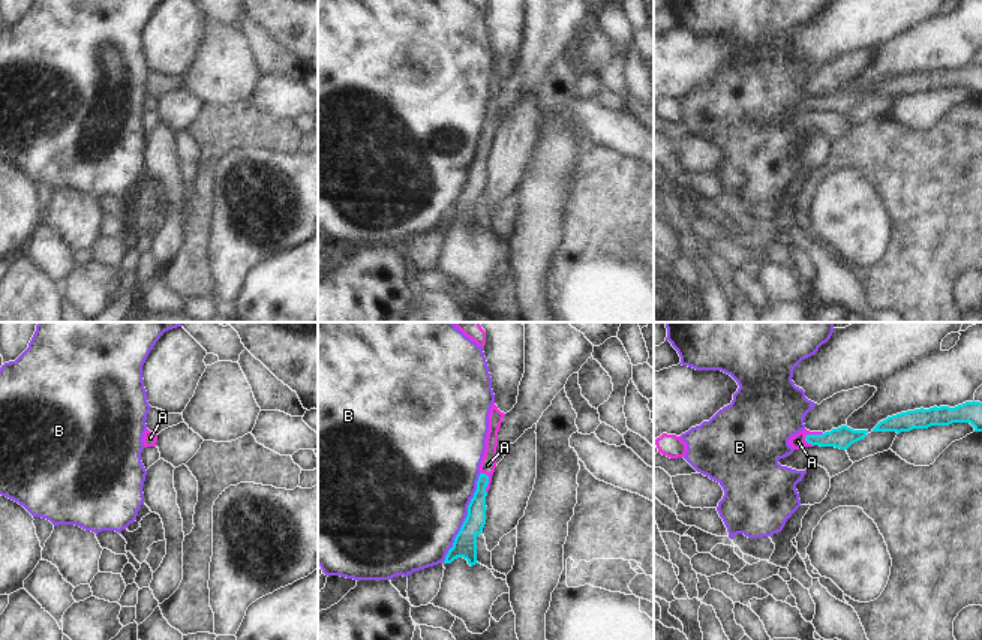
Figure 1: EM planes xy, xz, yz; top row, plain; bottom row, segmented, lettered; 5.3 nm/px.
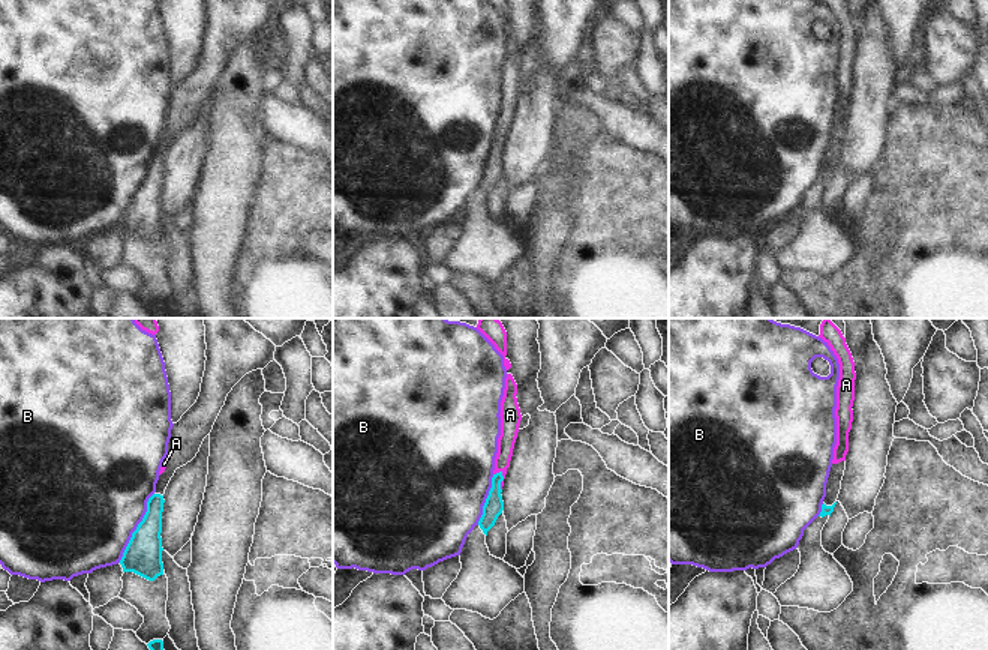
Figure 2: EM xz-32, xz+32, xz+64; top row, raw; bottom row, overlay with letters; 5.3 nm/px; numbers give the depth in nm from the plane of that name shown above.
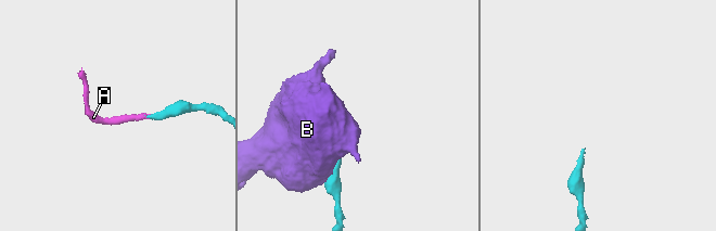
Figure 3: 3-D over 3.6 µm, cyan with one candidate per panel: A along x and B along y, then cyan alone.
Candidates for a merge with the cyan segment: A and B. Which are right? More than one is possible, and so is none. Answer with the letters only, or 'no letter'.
A

